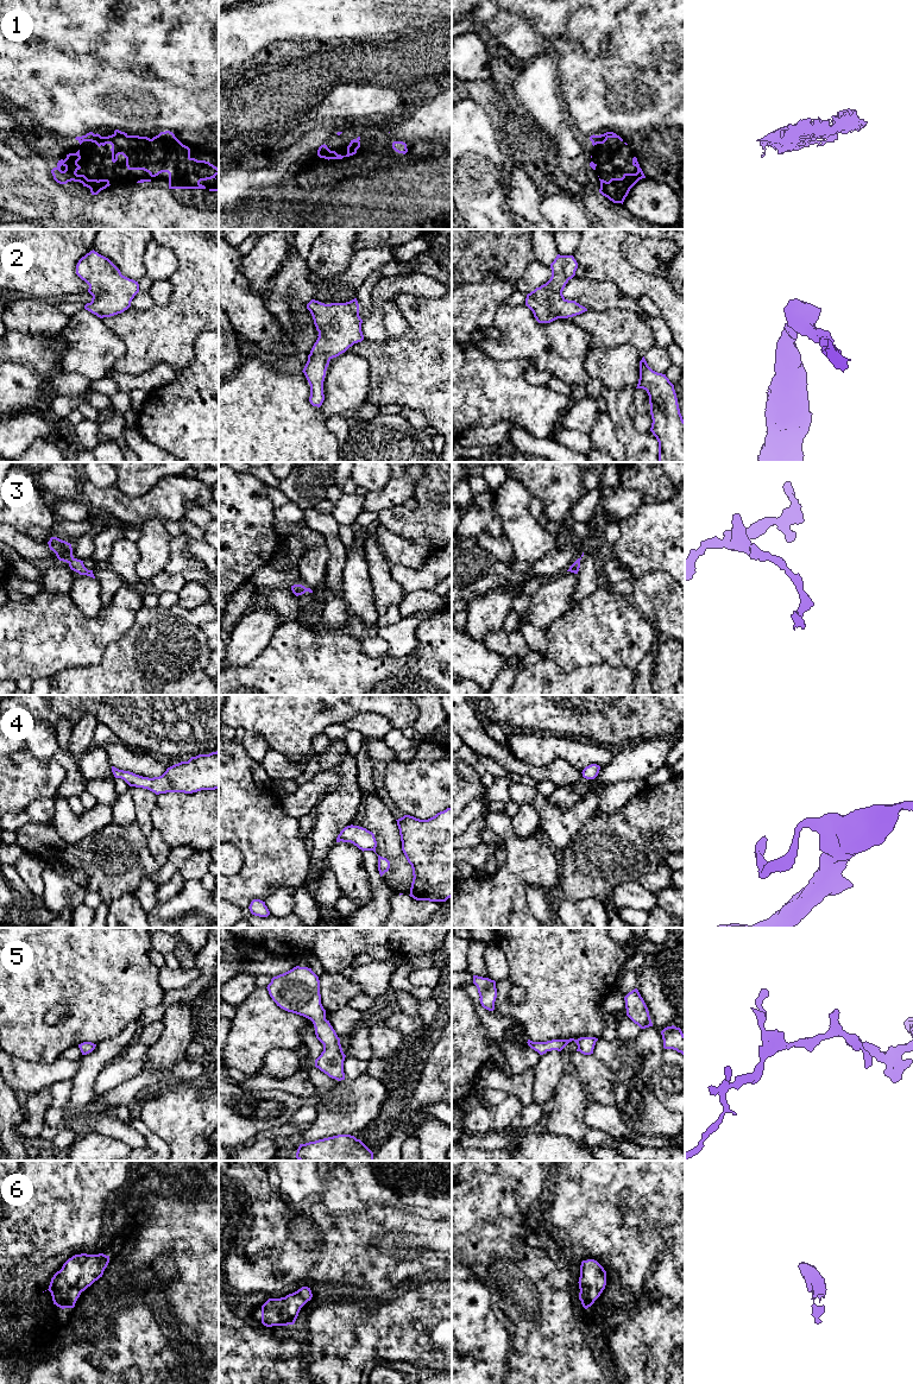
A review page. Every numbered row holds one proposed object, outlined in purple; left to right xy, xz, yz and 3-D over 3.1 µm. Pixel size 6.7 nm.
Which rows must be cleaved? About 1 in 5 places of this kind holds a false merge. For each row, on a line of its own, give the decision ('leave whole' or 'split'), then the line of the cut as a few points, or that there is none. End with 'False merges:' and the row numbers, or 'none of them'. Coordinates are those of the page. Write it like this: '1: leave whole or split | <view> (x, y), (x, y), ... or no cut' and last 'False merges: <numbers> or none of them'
1: leave whole | no cut
2: leave whole | no cut
3: leave whole | no cut
4: leave whole | no cut
5: leave whole | no cut
6: leave whole | no cut
False merges: none of them

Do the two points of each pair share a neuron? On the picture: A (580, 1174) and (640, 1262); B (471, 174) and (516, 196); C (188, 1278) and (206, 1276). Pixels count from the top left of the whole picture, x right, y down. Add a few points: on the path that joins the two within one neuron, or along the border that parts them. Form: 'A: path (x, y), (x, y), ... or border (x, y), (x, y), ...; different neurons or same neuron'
A: path (583, 1195), (590, 1212), (618, 1240); same neuron
B: border (505, 197), (505, 203), (510, 209); different neurons
C: path (193, 1277), (201, 1277); same neuron

